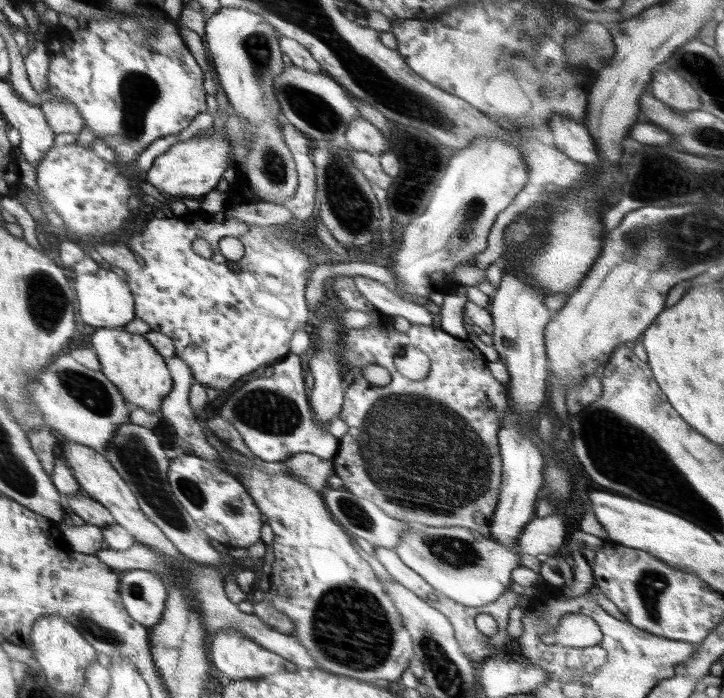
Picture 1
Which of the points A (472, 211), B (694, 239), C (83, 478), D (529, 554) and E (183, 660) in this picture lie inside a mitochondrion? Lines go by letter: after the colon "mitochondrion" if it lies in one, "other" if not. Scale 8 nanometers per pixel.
A: mitochondrion
B: mitochondrion
C: other
D: other
E: other

